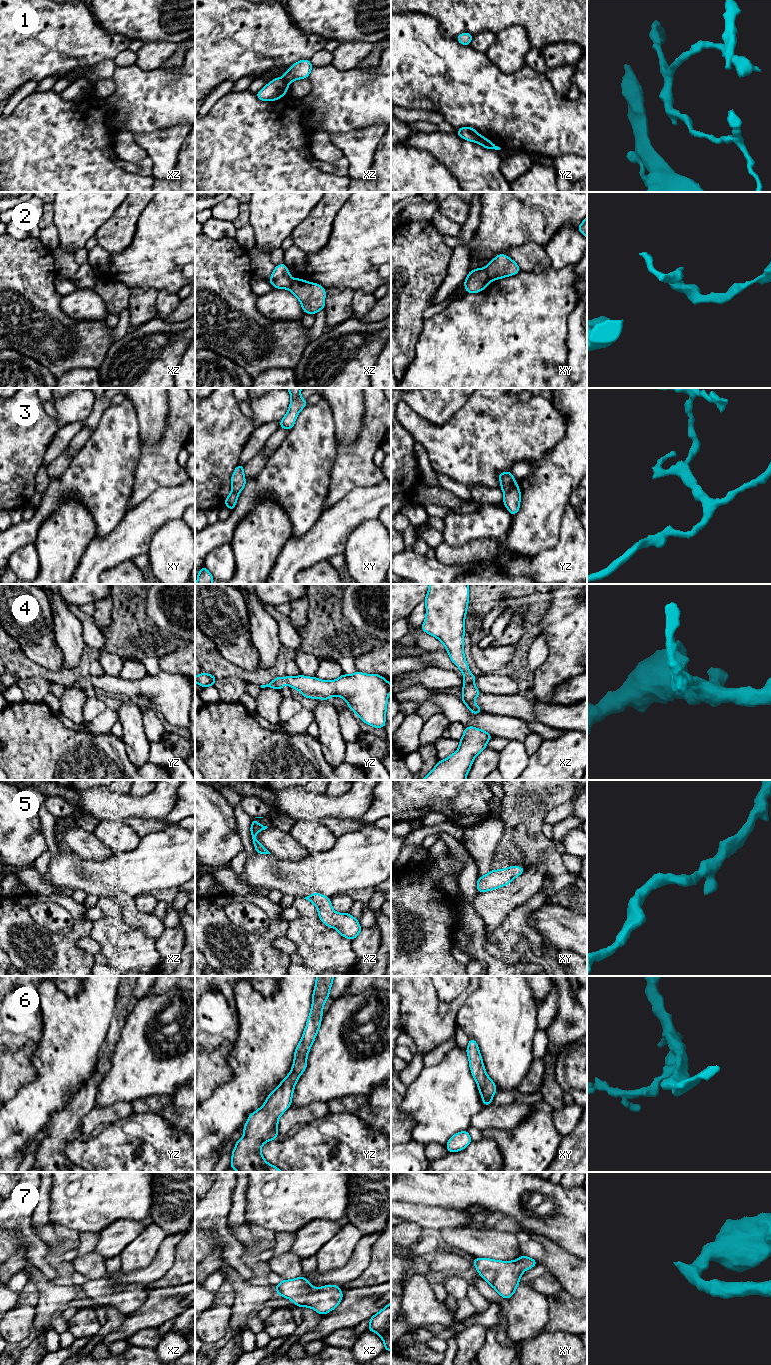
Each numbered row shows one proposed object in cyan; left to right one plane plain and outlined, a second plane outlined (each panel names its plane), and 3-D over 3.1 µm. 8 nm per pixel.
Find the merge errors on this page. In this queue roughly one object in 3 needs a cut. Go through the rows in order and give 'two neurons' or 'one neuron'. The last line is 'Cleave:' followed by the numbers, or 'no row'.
1: two neurons
2: two neurons
3: two neurons
4: one neuron
5: one neuron
6: one neuron
7: one neuron
Cleave: 1, 2, 3

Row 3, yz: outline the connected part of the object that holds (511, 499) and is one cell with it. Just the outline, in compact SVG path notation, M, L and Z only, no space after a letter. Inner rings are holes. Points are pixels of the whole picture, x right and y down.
M515 484L508 492L504 493L503 503L511 515L515 515L520 509L520 488Z

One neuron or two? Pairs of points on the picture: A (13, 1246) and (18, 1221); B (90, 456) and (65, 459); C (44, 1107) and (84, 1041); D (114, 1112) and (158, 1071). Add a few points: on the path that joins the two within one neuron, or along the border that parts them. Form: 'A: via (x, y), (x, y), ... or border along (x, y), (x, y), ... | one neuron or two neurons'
A: border along (10, 1231), (15, 1231), (25, 1242), (27, 1253) | two neurons
B: border along (73, 457), (69, 466), (57, 477) | two neurons
C: via (51, 1091), (61, 1072), (63, 1062), (68, 1057) | one neuron
D: border along (129, 1101), (116, 1101), (103, 1107) | two neurons

